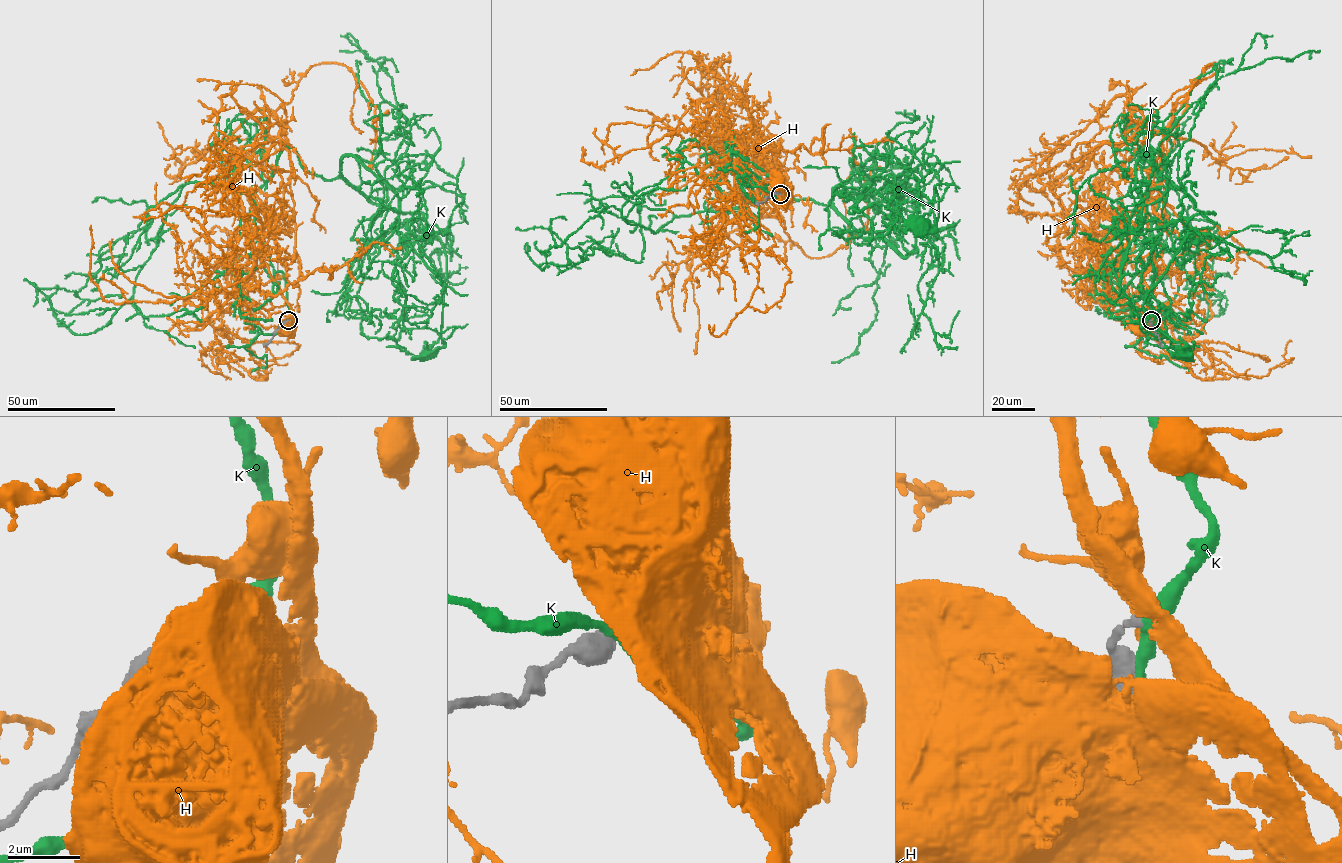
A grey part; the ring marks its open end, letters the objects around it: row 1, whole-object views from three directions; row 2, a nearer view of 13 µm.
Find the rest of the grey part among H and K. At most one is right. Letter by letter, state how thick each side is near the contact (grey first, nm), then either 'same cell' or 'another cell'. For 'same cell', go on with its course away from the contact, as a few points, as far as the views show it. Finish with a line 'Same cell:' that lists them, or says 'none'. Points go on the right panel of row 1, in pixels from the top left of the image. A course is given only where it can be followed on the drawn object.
H: 260/240 nm | another cell
K: 240/400 nm | same cell | via (1152, 320), (1160, 189), (1148, 147), (1156, 175), (1213, 213), (1188, 220), (1143, 304), (1184, 354)
Same cell: K

